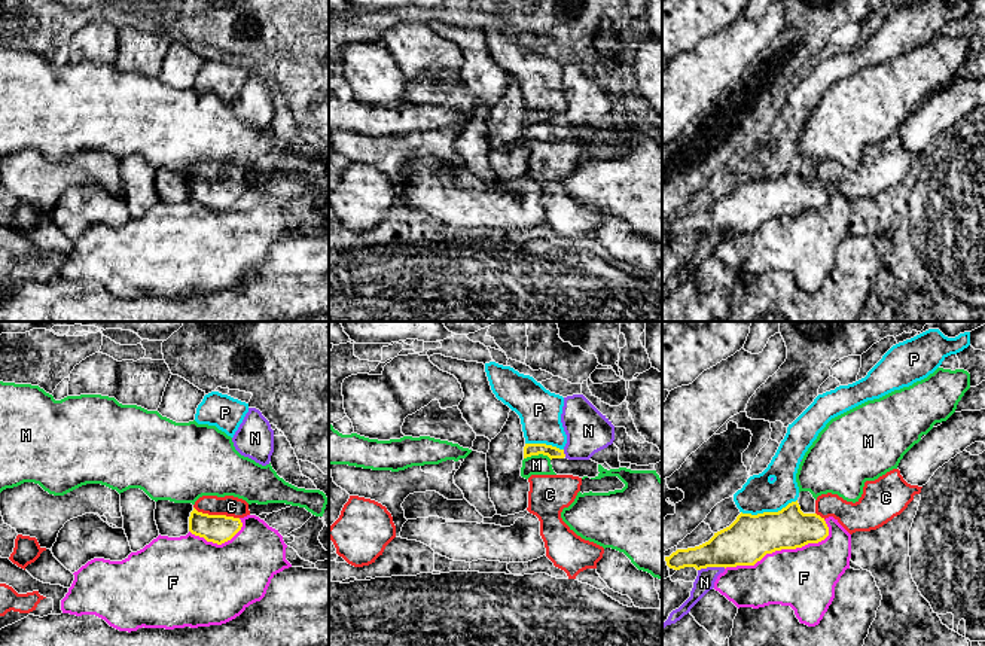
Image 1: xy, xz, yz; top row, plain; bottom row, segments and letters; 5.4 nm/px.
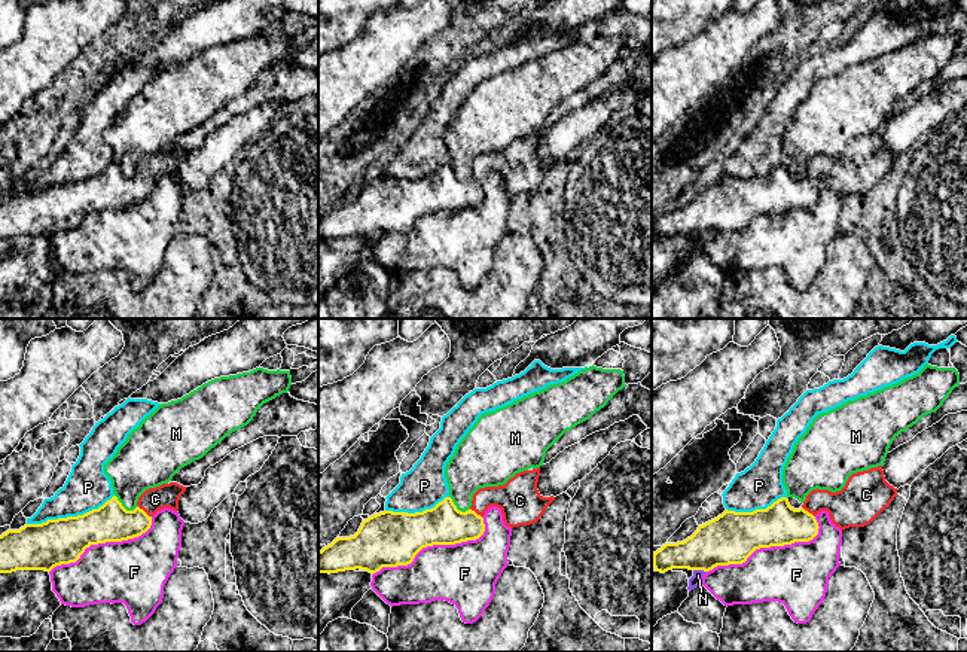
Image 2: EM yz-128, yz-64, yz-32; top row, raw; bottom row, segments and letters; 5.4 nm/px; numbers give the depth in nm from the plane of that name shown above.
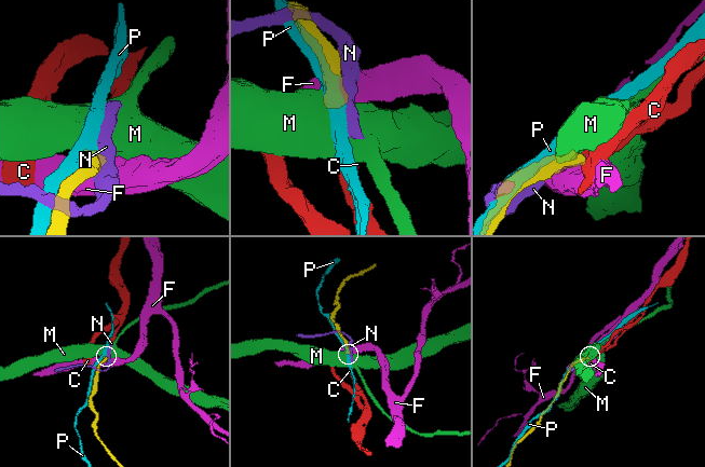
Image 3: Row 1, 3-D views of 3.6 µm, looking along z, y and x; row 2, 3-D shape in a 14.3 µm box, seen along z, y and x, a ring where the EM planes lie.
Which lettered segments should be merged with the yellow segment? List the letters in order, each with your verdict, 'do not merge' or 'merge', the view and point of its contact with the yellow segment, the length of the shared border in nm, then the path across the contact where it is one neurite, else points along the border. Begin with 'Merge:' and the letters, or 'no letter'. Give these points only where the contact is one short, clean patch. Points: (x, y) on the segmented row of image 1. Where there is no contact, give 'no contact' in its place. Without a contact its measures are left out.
Merge: C
C: merge; contact xy (216, 515); length 260 nm; way xy (217, 529), (216, 515), (223, 514), (231, 506)
F: do not merge; contact yz (780, 549); length 600 nm
M: do not merge; contact xz (537, 454); length 150 nm; border xz (524, 457), (546, 454), (551, 459)
N: do not merge; contact yz (711, 566); length 150 nm
P: do not merge; contact yz (768, 512); length 320 nm

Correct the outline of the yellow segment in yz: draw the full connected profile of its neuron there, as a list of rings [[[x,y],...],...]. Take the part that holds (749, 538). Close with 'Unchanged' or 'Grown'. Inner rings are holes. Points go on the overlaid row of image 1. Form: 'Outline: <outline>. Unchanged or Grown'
Outline: [[[899,469],[866,481],[862,497],[853,503],[838,494],[821,494],[815,512],[803,514],[796,502],[778,512],[739,514],[726,528],[695,548],[665,557],[674,570],[695,567],[754,566],[766,554],[818,543],[829,536],[826,518],[833,517],[850,534],[882,527],[900,515],[923,487],[908,484]]]. Grown

